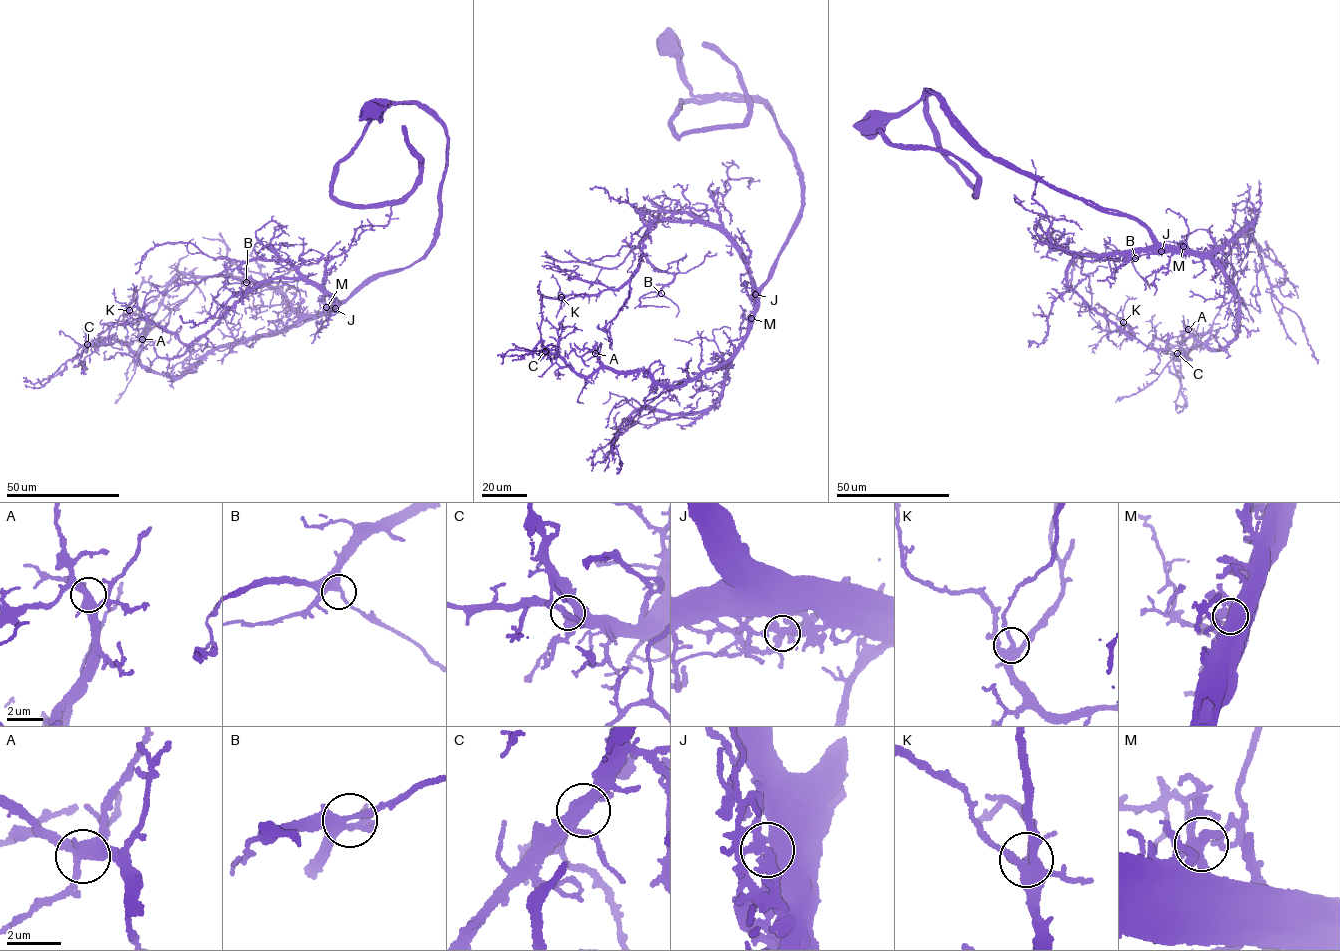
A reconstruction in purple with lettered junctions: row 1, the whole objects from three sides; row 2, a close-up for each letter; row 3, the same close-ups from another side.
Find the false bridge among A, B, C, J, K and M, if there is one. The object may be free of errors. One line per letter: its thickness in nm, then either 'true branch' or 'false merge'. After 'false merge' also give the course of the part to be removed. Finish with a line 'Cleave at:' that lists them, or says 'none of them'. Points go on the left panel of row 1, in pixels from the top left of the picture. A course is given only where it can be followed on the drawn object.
A: 360 nm thick; true branch
B: 360 nm thick; true branch
C: 320 nm thick; true branch
J: 320 nm thick; true branch
K: 380 nm thick; true branch
M: 380 nm thick; true branch
Cleave at: none of them

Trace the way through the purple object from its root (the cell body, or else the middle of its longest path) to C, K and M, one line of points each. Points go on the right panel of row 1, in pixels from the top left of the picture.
C: (867, 125), (932, 90), (1017, 171), (1212, 256), (1234, 337), (1177, 353)
K: (867, 125), (932, 90), (989, 153), (1144, 224), (1152, 246), (1078, 256), (1065, 273), (1130, 338), (1123, 322)
M: (867, 125), (894, 119), (932, 90), (980, 146), (1011, 167), (1100, 210), (1140, 221), (1160, 243), (1183, 246)

